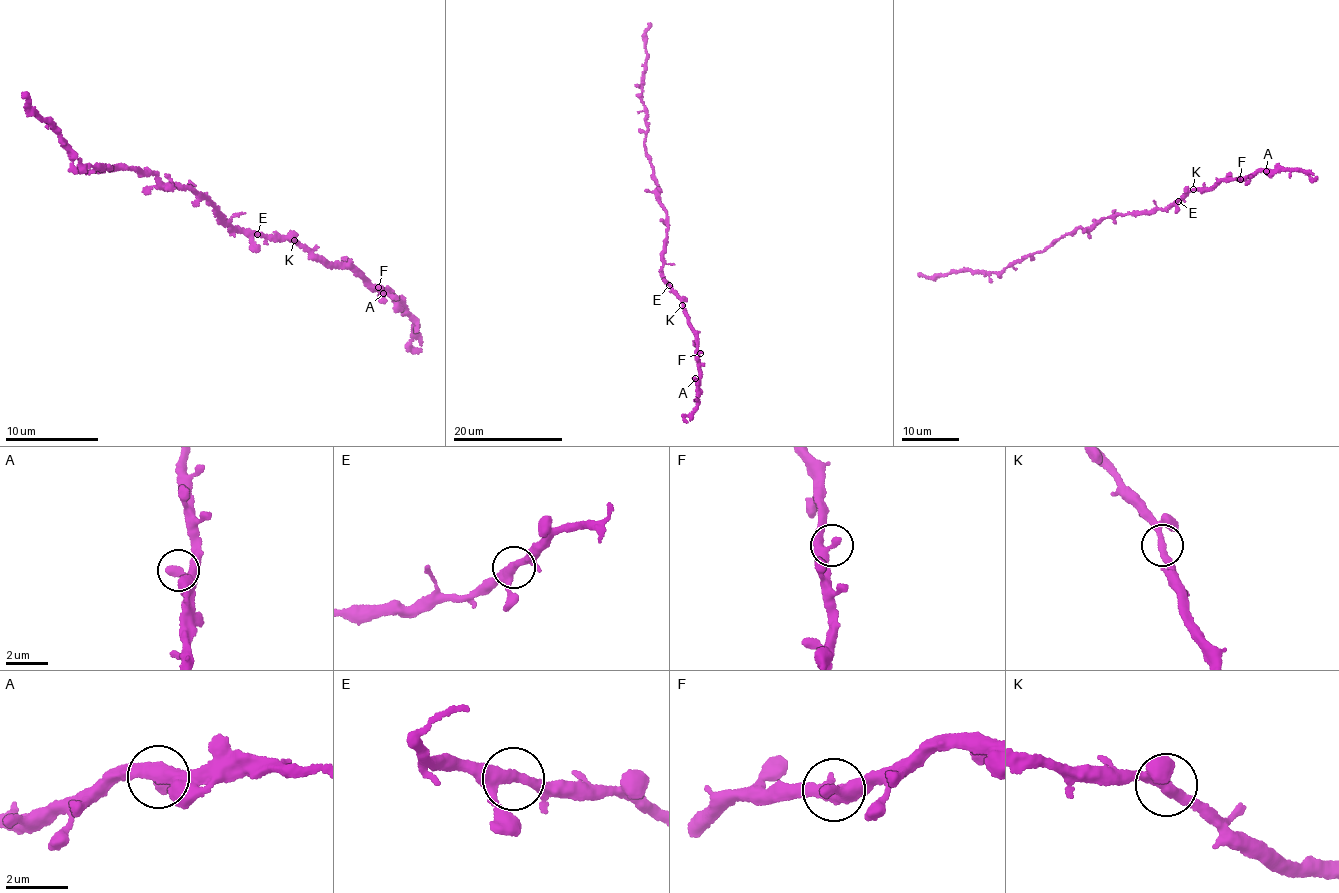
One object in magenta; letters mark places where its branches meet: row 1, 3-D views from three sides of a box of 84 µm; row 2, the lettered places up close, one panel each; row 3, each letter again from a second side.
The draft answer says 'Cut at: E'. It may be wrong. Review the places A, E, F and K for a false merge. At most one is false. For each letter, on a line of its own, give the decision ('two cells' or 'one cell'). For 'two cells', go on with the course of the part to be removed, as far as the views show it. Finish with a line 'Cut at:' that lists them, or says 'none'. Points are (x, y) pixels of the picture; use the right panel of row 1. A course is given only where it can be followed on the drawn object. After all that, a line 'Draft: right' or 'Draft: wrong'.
A: one cell
E: one cell
F: one cell
K: one cell
Cut at: none
Draft: wrong

